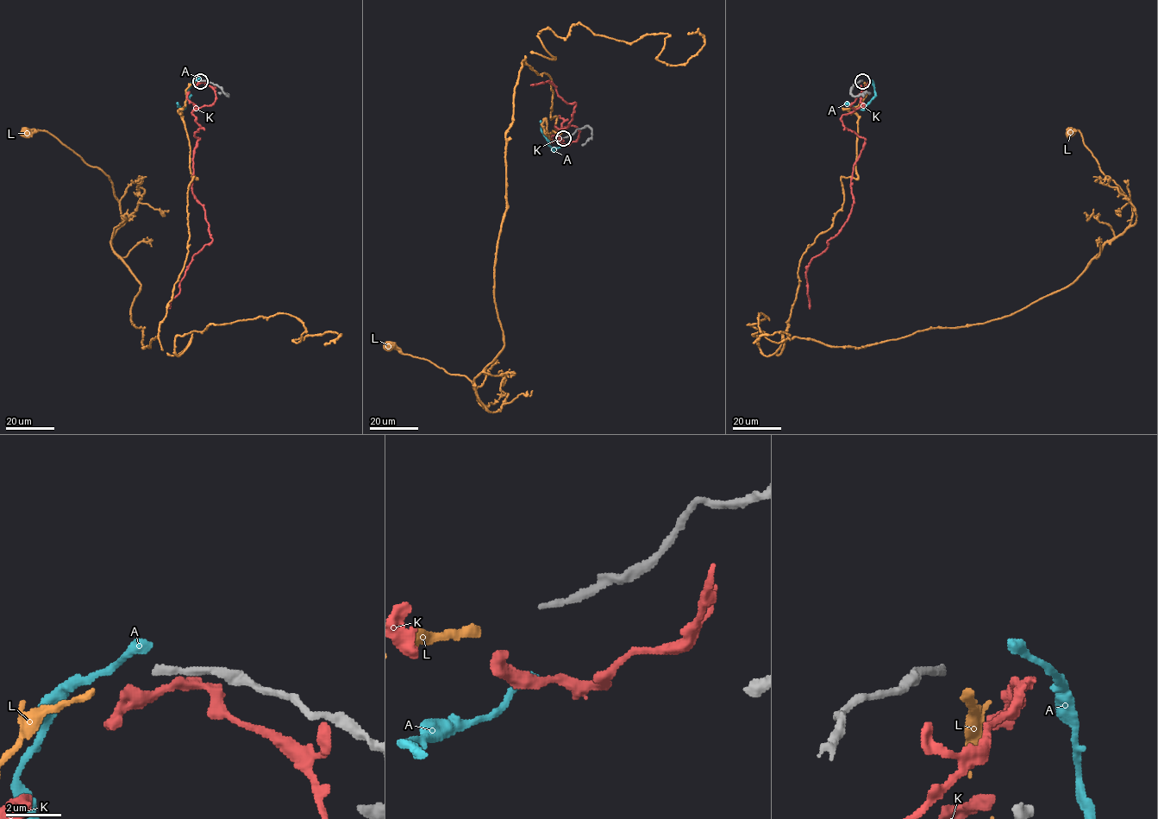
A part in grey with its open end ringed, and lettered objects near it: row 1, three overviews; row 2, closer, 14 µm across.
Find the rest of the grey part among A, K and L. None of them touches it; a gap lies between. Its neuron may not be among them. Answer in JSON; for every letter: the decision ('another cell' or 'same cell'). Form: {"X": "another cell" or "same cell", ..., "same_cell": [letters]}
{"A": "another cell", "K": "another cell", "L": "same cell", "same_cell": ["L"]}

